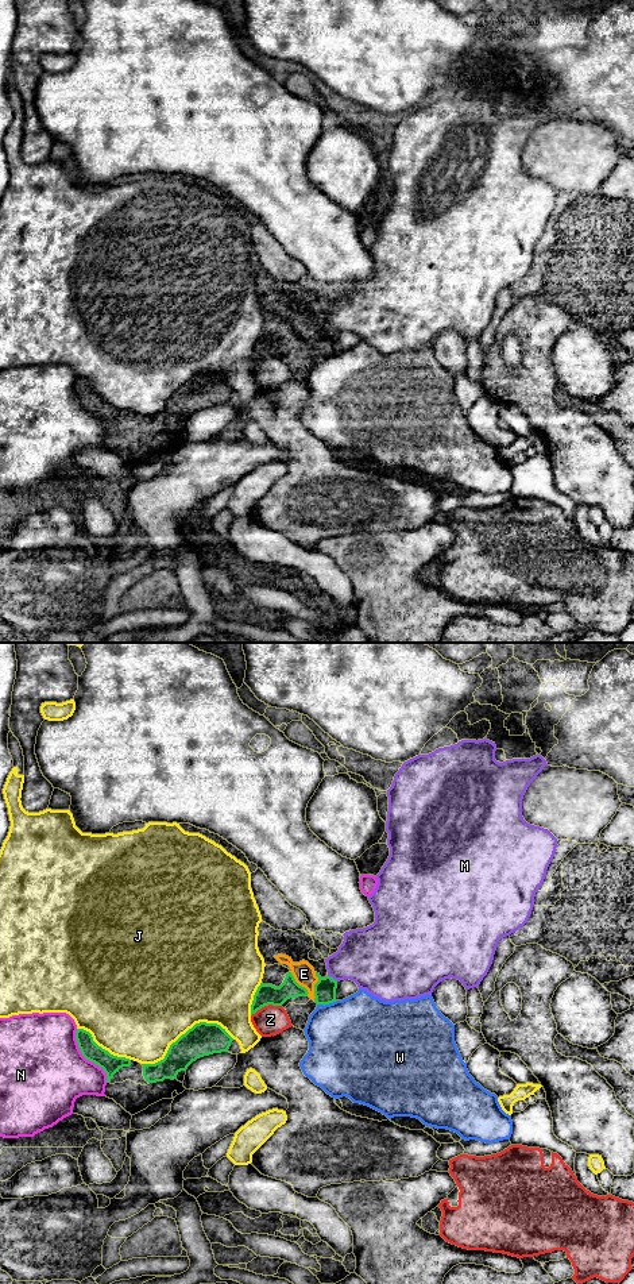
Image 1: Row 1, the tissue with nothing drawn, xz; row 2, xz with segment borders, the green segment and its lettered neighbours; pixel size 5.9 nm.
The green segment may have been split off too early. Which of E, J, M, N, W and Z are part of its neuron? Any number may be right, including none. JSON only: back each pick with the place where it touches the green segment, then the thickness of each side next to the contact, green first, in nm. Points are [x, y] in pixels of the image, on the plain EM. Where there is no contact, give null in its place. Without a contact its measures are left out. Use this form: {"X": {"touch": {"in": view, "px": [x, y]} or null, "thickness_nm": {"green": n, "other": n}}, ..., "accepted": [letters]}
{"E": {"touch": {"in": "xz", "px": [314, 338]}, "thickness_nm": {"green": 130, "other": 130}}, "accepted": ["E"]}

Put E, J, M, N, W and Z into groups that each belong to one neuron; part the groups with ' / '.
E / J / M / N / W / Z

